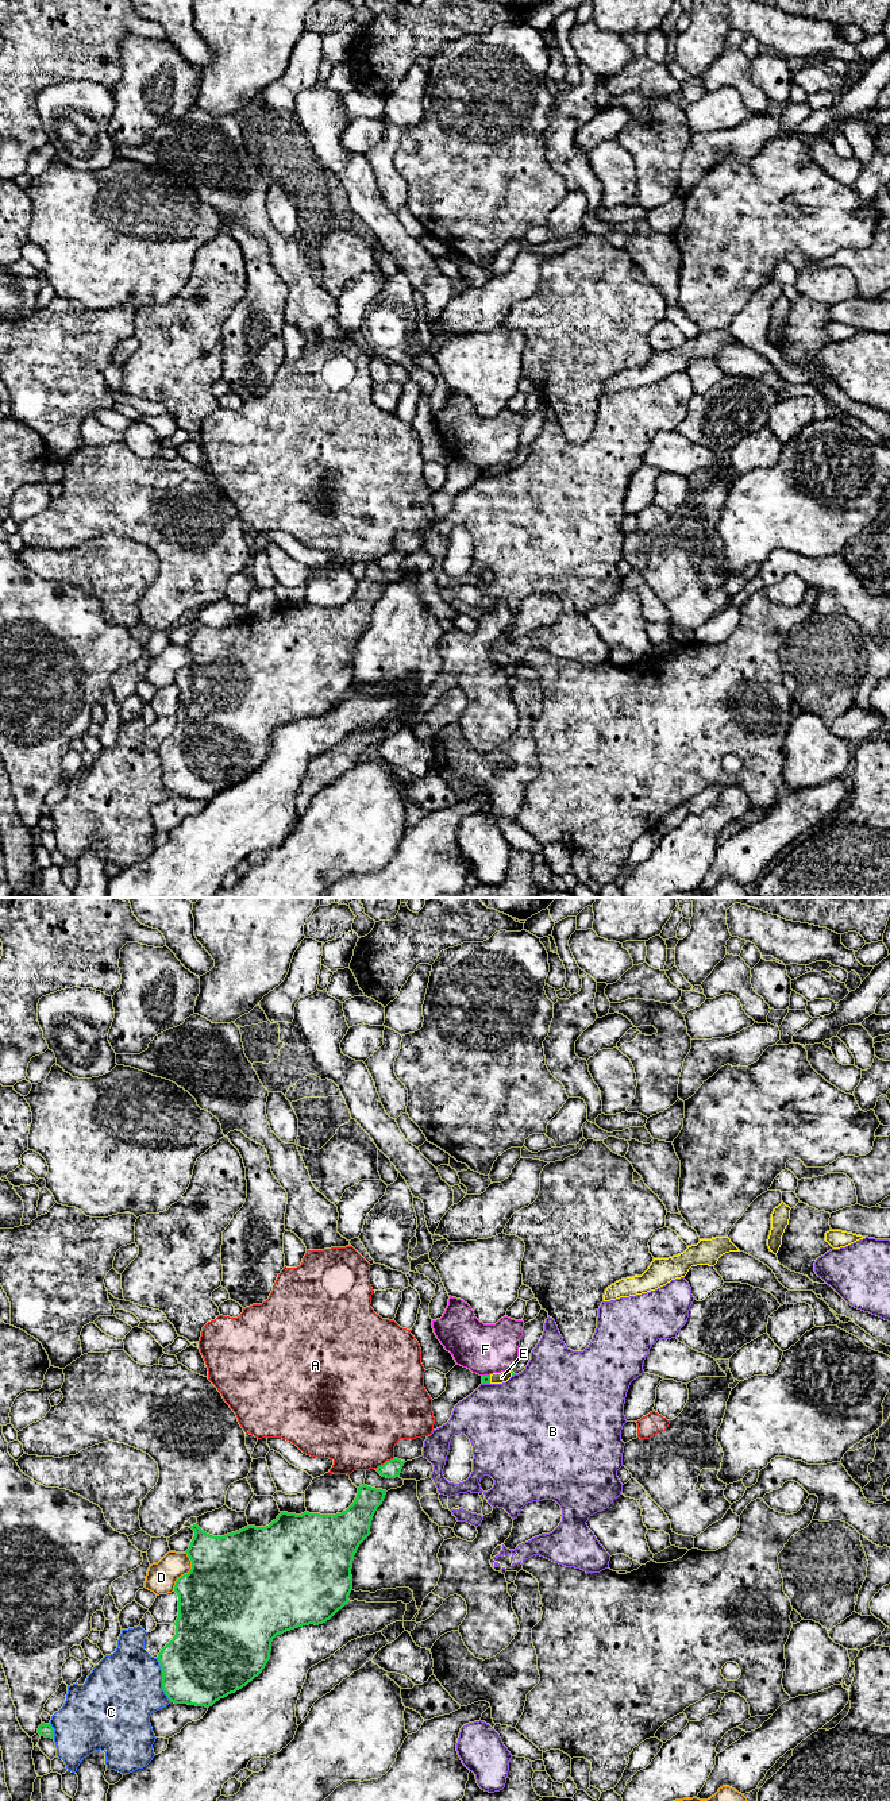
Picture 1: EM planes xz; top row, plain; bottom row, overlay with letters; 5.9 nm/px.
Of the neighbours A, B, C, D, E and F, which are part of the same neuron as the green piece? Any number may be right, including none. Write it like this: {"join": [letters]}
{"join": []}

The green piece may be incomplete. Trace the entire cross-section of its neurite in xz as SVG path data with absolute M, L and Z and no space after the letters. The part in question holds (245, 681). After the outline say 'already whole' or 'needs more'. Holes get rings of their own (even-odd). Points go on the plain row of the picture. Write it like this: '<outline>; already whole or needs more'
M363 576L358 581L354 595L342 606L281 605L266 620L247 618L224 629L209 628L197 616L190 618L194 629L186 647L192 653L192 662L174 678L178 689L176 728L157 749L162 763L162 783L170 795L212 799L262 765L277 728L303 718L323 717L342 702L350 694L352 683L354 648L370 628L373 609L385 587L386 583Z; already whole

